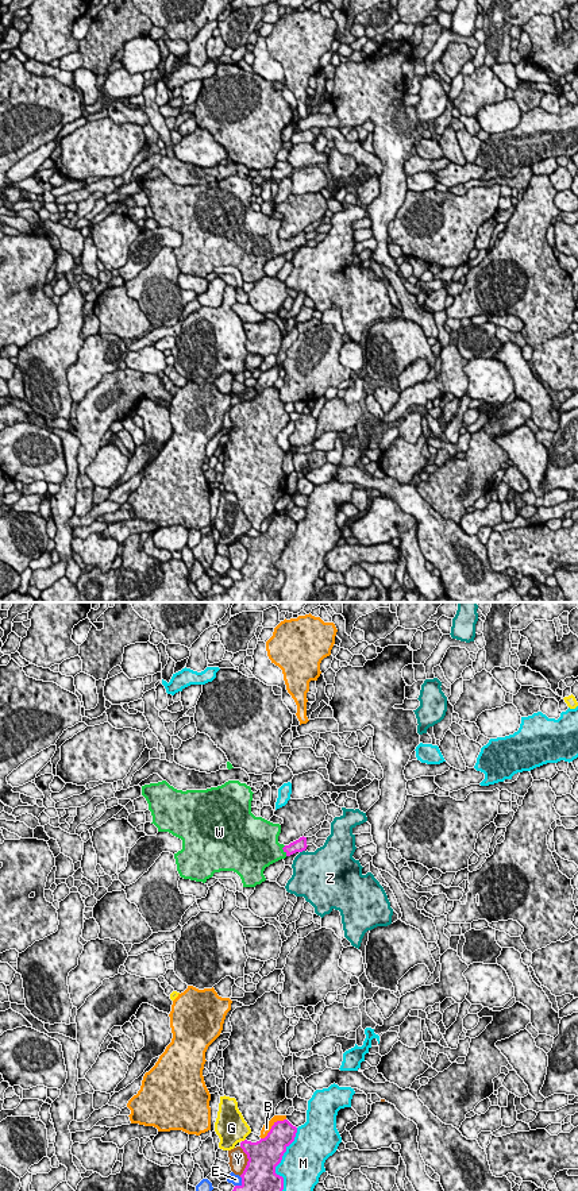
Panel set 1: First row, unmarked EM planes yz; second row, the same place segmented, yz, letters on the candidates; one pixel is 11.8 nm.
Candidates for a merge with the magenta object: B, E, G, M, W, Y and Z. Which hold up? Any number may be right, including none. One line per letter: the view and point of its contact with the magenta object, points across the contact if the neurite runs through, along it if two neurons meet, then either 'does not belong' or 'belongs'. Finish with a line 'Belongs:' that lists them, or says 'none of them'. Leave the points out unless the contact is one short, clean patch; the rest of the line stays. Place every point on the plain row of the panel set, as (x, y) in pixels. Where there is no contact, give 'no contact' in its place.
B: yz (272, 521) | does not belong
E: yz (242, 578) | does not belong
G: yz (245, 535) | does not belong
M: yz (274, 563) | does not belong
W: yz (284, 246) | belongs
Y: yz (247, 557) | does not belong
Z: yz (301, 246) | does not belong
Belongs: W

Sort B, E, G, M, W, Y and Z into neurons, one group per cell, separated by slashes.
B / E / G / M / W / Y / Z

